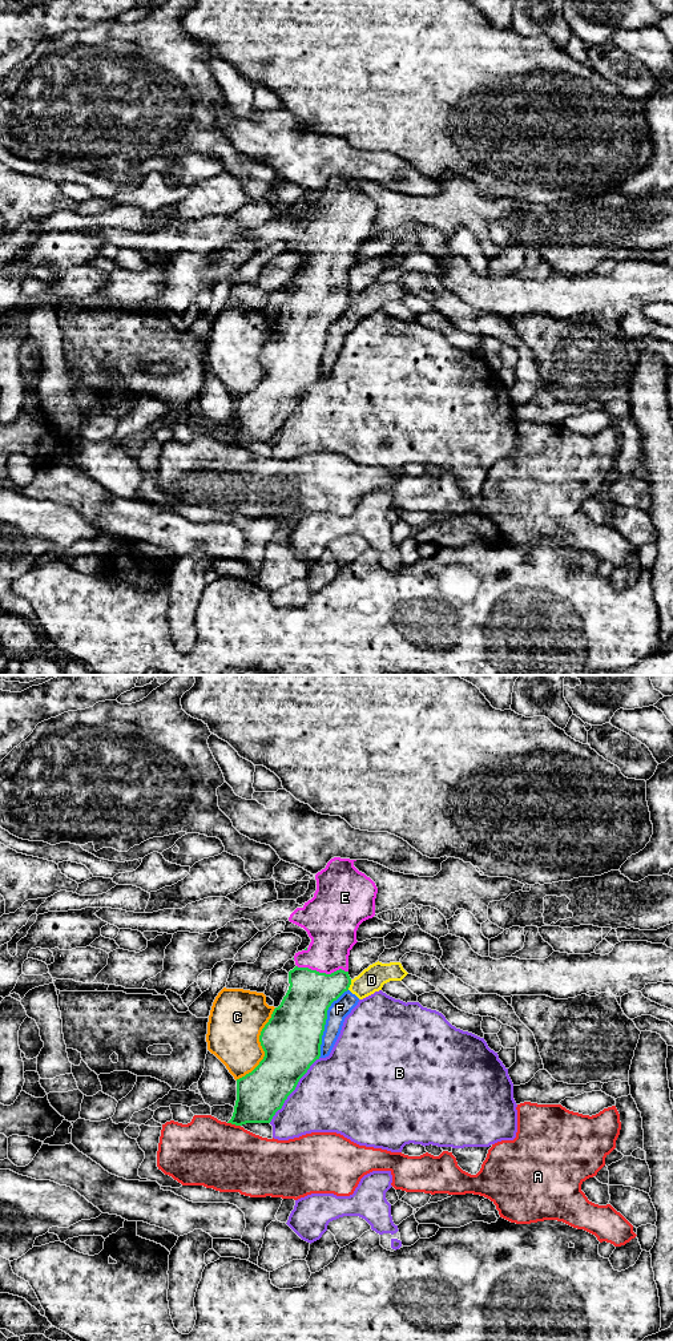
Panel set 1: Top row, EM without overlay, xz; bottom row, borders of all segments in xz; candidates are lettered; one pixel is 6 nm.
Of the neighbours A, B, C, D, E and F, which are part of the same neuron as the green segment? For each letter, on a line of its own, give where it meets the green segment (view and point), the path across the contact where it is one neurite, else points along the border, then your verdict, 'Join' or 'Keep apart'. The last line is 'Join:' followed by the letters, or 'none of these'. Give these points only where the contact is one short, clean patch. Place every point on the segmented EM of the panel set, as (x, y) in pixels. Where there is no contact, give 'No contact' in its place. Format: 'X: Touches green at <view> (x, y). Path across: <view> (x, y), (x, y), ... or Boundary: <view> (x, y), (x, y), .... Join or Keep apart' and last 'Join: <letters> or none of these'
A: Touches green at xz (234, 1123). Keep apart
B: Touches green at xz (294, 1089). Keep apart
C: Touches green at xz (262, 1047). Keep apart
D: Touches green at xz (350, 984). Boundary: xz (351, 980), (347, 989). Keep apart
E: Touches green at xz (322, 973). Path across: xz (303, 1009), (322, 973), (333, 933). Join
F: Touches green at xz (325, 1022). Keep apart
Join: E

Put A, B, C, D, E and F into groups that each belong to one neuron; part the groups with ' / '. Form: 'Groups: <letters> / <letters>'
Groups: A / B / C / D F / E

